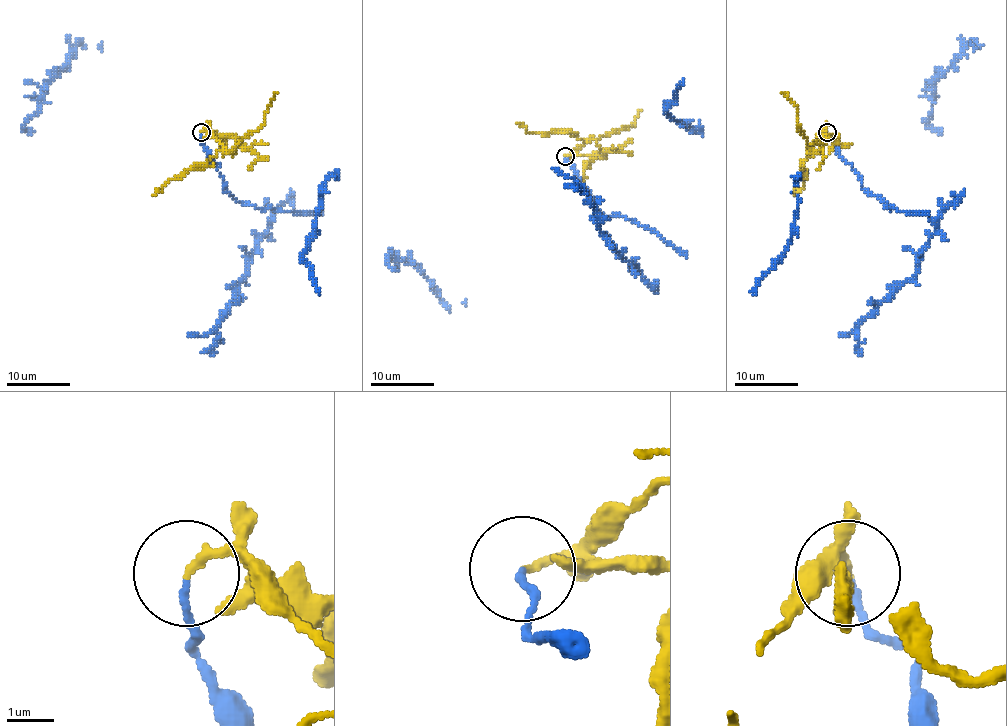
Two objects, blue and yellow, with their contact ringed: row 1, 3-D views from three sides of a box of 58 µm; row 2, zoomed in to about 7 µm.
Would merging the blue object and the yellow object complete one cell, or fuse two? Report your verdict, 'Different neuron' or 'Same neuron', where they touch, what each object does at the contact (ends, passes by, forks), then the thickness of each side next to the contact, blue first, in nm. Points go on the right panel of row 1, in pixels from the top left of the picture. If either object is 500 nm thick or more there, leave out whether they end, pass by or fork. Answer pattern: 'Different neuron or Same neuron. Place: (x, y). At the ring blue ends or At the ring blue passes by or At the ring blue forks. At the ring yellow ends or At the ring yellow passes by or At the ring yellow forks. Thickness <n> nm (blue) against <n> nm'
Different neuron. Place: (827, 132). At the ring blue ends. At the ring yellow ends. Thickness 130 nm (blue) against 170 nm

